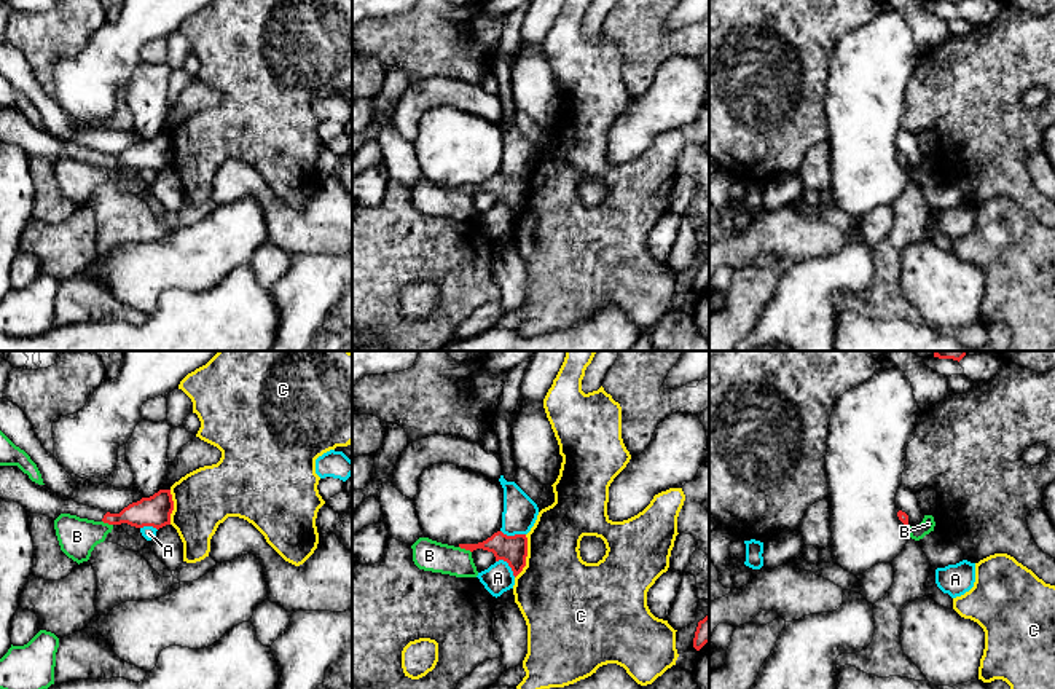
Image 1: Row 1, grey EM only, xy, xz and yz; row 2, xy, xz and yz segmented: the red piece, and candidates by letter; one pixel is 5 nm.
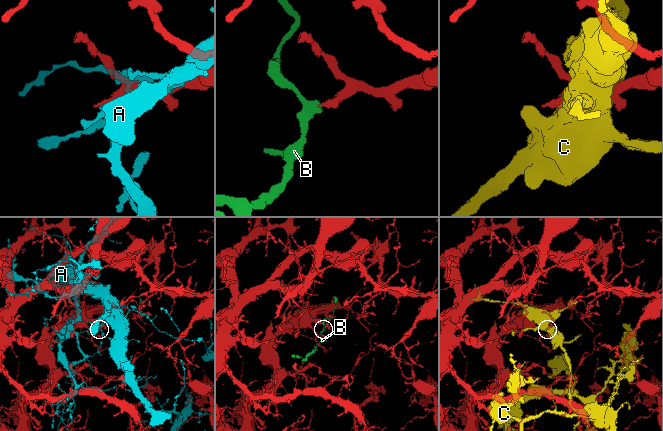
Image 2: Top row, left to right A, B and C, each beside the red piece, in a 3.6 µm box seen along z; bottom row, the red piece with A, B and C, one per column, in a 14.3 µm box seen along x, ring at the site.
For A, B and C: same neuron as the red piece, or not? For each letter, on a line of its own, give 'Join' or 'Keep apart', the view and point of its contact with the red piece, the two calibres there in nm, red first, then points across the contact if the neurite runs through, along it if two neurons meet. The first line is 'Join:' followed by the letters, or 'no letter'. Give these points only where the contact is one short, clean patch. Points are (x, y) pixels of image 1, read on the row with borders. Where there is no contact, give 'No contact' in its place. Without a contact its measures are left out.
Join: no letter
A: Keep apart. Touches red at xz (509, 565). Thickness 140 nm (red) against 150 nm
B: Keep apart. Touches red at xz (466, 549). Thickness 140 nm (red) against 160 nm. Boundary: xz (459, 546), (470, 552)
C: Keep apart. Touches red at xz (526, 555). Thickness 140 nm (red) against 420 nm

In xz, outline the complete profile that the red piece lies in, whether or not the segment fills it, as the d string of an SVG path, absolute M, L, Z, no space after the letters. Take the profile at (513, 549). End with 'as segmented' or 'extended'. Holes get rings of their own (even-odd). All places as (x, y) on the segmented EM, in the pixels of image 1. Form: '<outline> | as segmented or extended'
M497 531L483 542L459 544L459 547L470 550L470 552L473 552L477 549L492 552L496 557L496 561L504 560L508 563L515 577L526 566L526 557L528 557L528 537L526 537L526 534L507 536L502 531Z | as segmented

